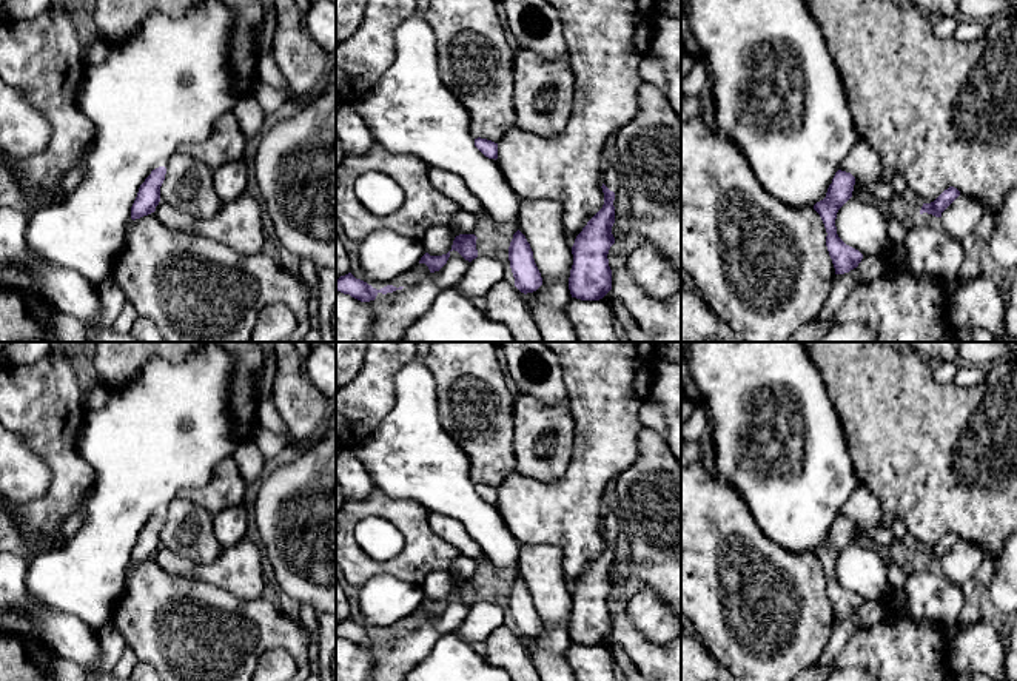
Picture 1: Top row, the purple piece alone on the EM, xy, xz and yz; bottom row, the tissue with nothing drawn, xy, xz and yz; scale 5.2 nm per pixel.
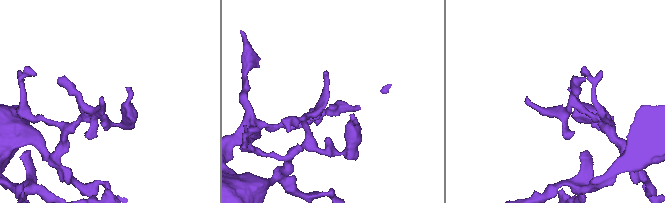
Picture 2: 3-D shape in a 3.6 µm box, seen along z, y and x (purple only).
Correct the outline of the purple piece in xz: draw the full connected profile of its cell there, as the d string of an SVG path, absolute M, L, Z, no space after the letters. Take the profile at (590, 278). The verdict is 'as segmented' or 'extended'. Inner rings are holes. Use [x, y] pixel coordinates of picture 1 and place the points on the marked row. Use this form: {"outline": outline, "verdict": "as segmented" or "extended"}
{"outline": "M602 183L604 205L576 236L572 247L573 265L569 277L572 297L599 300L612 290L609 250L615 243L615 193Z", "verdict": "as segmented"}

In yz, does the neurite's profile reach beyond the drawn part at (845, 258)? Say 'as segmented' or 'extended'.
as segmented

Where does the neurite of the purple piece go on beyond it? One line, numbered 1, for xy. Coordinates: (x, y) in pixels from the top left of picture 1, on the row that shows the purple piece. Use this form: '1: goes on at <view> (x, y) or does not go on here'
1: does not go on here

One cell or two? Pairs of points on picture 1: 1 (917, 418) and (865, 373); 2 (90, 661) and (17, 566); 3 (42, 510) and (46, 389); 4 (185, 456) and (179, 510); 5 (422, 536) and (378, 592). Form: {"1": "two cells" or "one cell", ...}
{"1": "one cell", "2": "one cell", "3": "one cell", "4": "two cells", "5": "two cells"}

